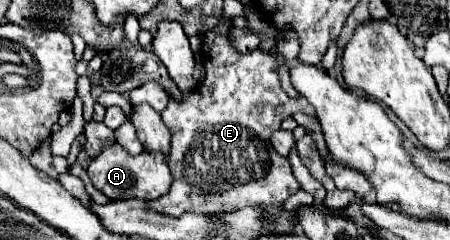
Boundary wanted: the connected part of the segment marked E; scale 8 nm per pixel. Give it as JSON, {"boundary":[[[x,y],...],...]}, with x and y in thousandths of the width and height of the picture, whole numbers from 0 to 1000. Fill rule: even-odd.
{"boundary":[[[496,71],[478,121],[451,146],[451,271],[464,313],[424,388],[407,396],[411,413],[402,429],[376,413],[376,438],[358,471],[384,563],[384,638],[376,646],[384,763],[371,813],[331,838],[340,879],[367,879],[367,896],[393,904],[416,879],[527,879],[571,846],[624,863],[629,838],[664,788],[642,671],[607,629],[598,563],[651,471],[678,471],[704,496],[700,446],[678,404],[664,396],[660,413],[647,413],[624,371],[616,288],[616,246],[624,246],[624,229],[616,213],[593,221],[571,204],[536,229],[509,171],[513,121],[518,79]],[[451,638],[456,671],[447,663],[447,679],[433,679],[429,654],[451,654]]]}

